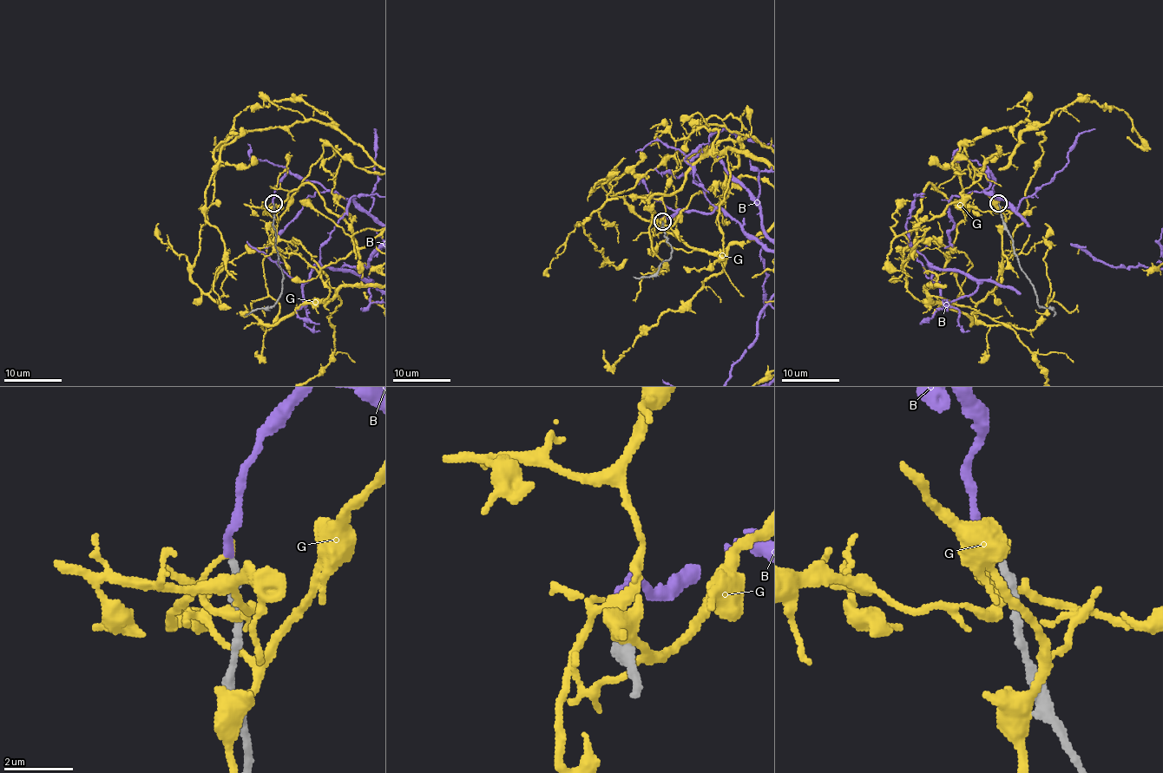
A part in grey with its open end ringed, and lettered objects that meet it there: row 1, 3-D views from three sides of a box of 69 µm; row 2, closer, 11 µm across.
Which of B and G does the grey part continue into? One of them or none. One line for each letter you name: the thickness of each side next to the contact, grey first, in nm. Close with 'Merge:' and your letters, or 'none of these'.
B: 240 nm thick on the grey side, 240 nm on the other
Merge: B

